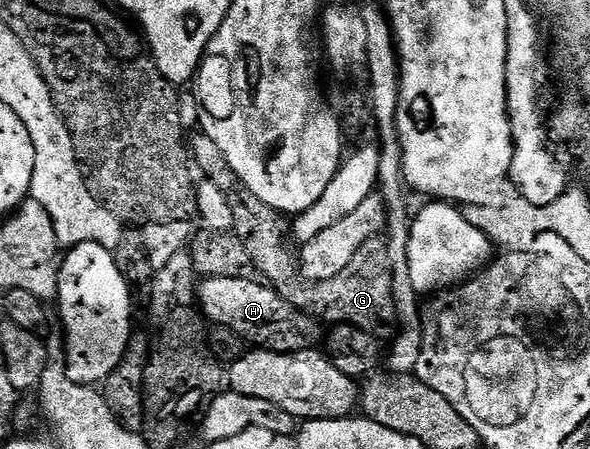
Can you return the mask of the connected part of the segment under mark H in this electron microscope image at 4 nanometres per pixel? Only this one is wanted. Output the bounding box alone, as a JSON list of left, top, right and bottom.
[197,277,320,353]

